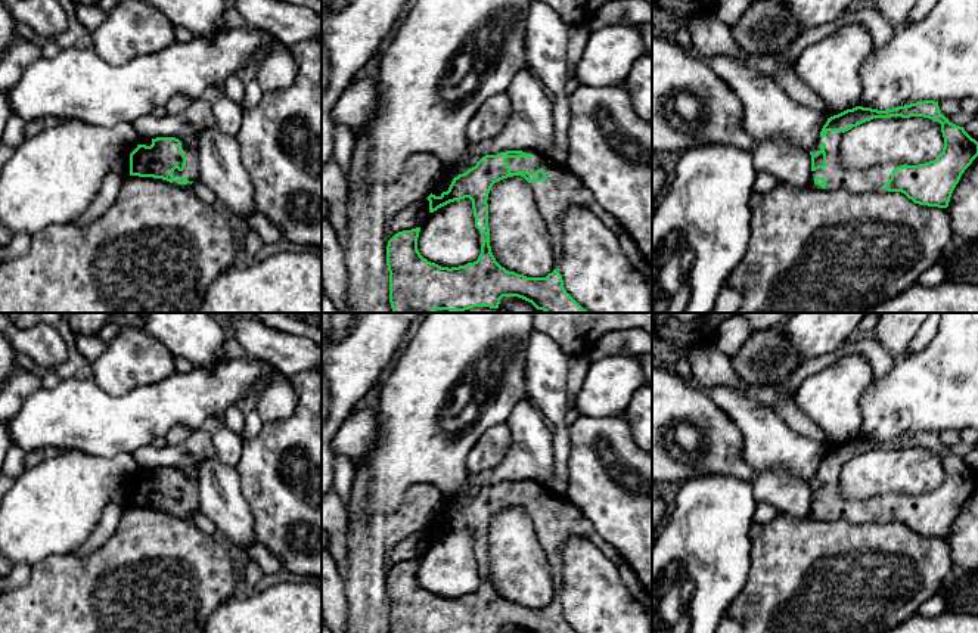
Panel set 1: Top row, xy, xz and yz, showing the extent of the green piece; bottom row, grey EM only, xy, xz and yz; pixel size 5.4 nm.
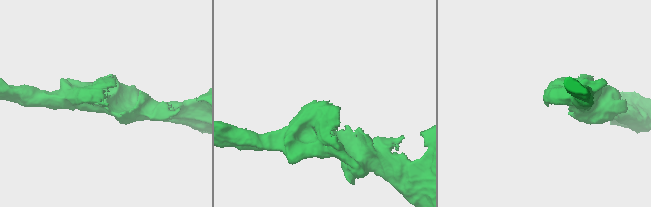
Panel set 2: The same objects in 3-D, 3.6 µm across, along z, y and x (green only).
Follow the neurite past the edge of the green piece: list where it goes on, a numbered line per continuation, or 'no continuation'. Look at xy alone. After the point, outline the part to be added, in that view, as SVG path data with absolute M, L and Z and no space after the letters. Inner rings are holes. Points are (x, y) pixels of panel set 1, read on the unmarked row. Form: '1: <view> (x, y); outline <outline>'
1: xy (191, 502); outline M181 474L181 481L186 487L186 496L183 502L177 499L173 502L176 508L173 515L189 519L192 512L199 511L199 490L195 478L190 475Z

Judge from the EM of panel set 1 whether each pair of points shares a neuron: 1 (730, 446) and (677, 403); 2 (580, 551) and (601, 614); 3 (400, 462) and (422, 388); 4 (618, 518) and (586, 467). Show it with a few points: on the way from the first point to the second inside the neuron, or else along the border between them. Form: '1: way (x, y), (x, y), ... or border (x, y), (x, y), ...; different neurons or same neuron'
1: way (717, 433), (691, 406); same neuron
2: way (583, 567), (590, 579), (595, 598); same neuron
3: way (415, 444), (422, 437), (422, 406); same neuron
4: way (618, 505), (596, 480); same neuron

